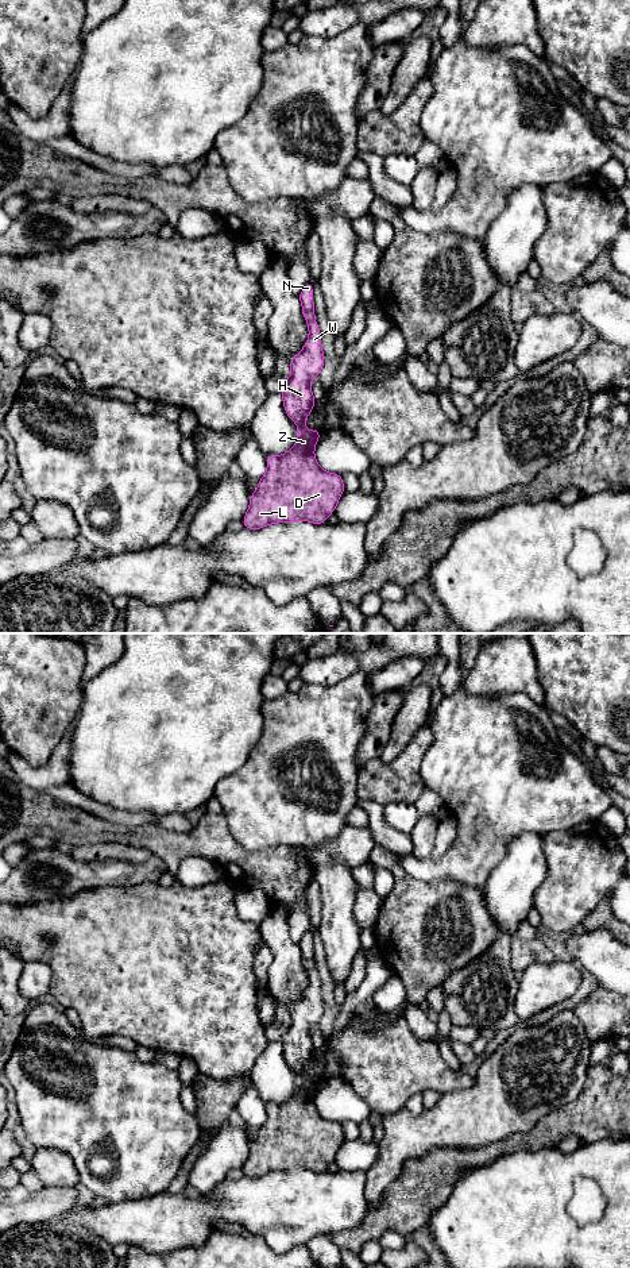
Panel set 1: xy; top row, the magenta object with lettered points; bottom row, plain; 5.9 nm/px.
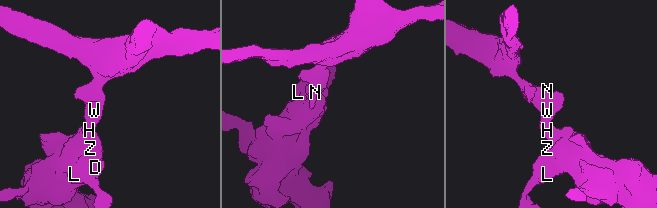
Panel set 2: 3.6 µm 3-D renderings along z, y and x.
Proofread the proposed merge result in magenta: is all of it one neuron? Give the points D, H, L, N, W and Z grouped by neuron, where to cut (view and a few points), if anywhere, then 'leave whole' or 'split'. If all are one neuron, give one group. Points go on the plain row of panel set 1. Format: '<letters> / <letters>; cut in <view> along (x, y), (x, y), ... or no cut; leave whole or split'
D H L N W Z; no cut; leave whole

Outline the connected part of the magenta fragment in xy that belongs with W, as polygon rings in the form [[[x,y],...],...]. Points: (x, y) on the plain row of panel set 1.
[[[308,930],[298,944],[309,987],[290,1007],[291,1024],[281,1040],[285,1060],[295,1071],[298,1086],[286,1102],[266,1105],[266,1122],[251,1141],[243,1167],[244,1176],[251,1179],[295,1168],[324,1172],[345,1140],[343,1125],[324,1119],[316,1109],[314,1095],[322,1080],[304,1075],[316,1052],[310,1029],[320,1024],[325,1009],[314,964],[313,932]]]

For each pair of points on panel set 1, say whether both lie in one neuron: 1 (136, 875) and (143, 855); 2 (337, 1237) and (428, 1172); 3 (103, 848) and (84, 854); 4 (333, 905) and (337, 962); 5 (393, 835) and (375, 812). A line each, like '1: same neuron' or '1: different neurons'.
1: different neurons
2: same neuron
3: same neuron
4: same neuron
5: same neuron

